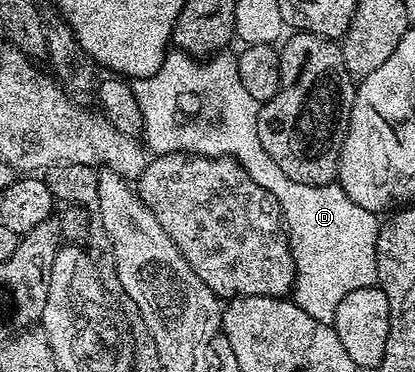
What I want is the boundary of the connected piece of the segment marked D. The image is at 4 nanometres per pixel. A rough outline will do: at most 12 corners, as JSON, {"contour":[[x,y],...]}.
{"contour":[[238,58],[132,84],[151,153],[231,156],[282,207],[292,299],[333,325],[378,283],[380,220],[260,146]]}

